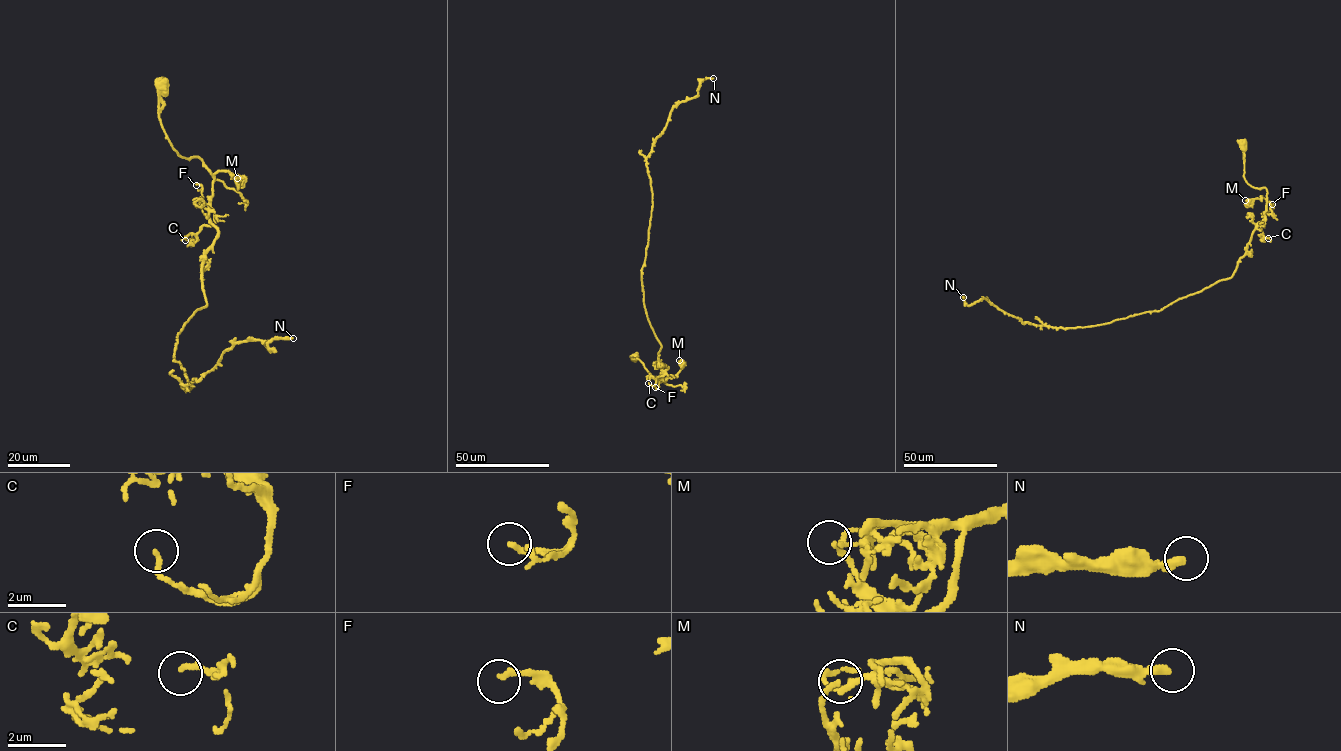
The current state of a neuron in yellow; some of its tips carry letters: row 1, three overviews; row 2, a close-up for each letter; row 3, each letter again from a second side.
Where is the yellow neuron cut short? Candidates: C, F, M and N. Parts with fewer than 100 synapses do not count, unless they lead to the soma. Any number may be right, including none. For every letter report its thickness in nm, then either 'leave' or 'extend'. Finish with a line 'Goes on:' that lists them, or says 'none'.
C: calibre 180 nm; leave
F: calibre 180 nm; leave
M: calibre 160 nm; leave
N: calibre 300 nm; extend
Goes on: N

